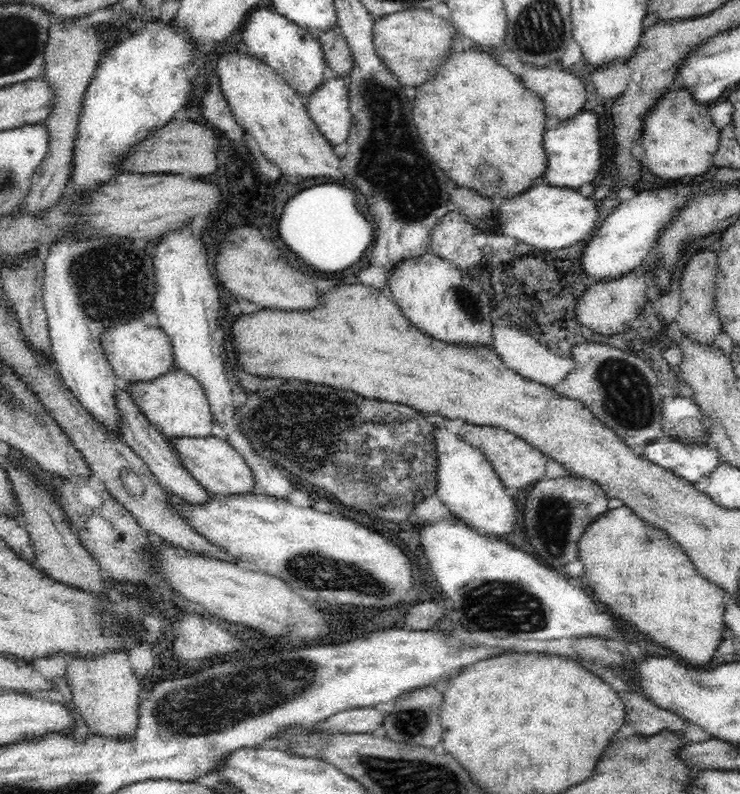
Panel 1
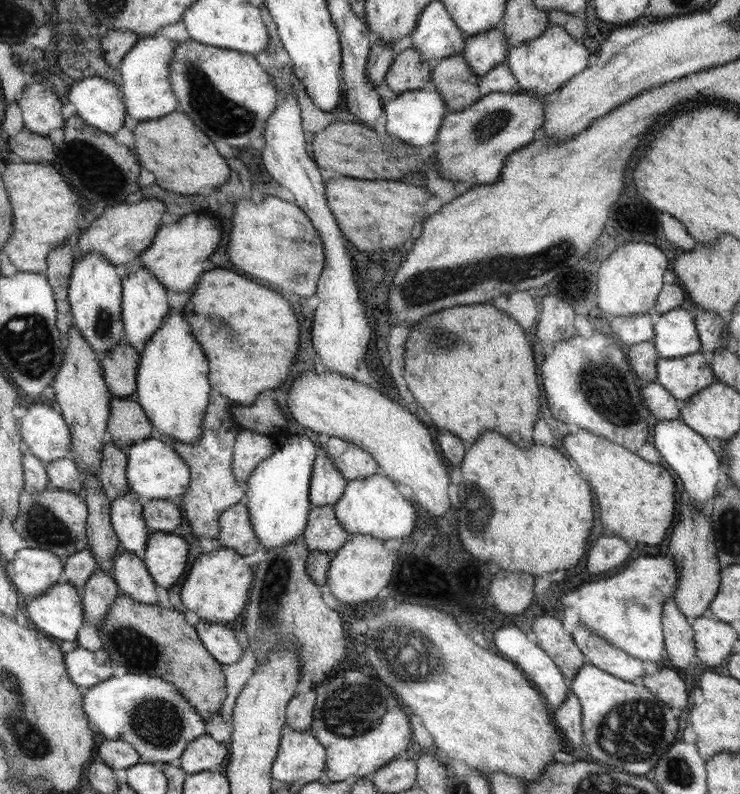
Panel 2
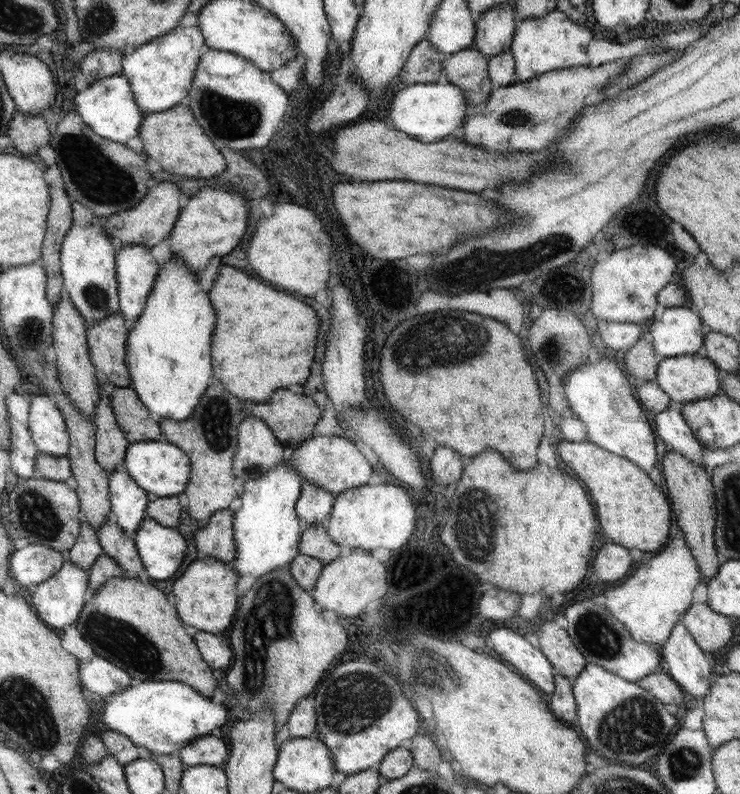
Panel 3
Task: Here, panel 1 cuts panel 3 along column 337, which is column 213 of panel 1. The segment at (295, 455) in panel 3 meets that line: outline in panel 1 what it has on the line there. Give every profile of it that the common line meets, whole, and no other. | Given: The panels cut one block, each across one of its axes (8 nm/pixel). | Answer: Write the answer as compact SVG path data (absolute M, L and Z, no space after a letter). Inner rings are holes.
M206 435L202 438L169 438L182 461L185 469L211 494L234 497L248 494L254 490L255 478L245 458L228 441L216 436Z

